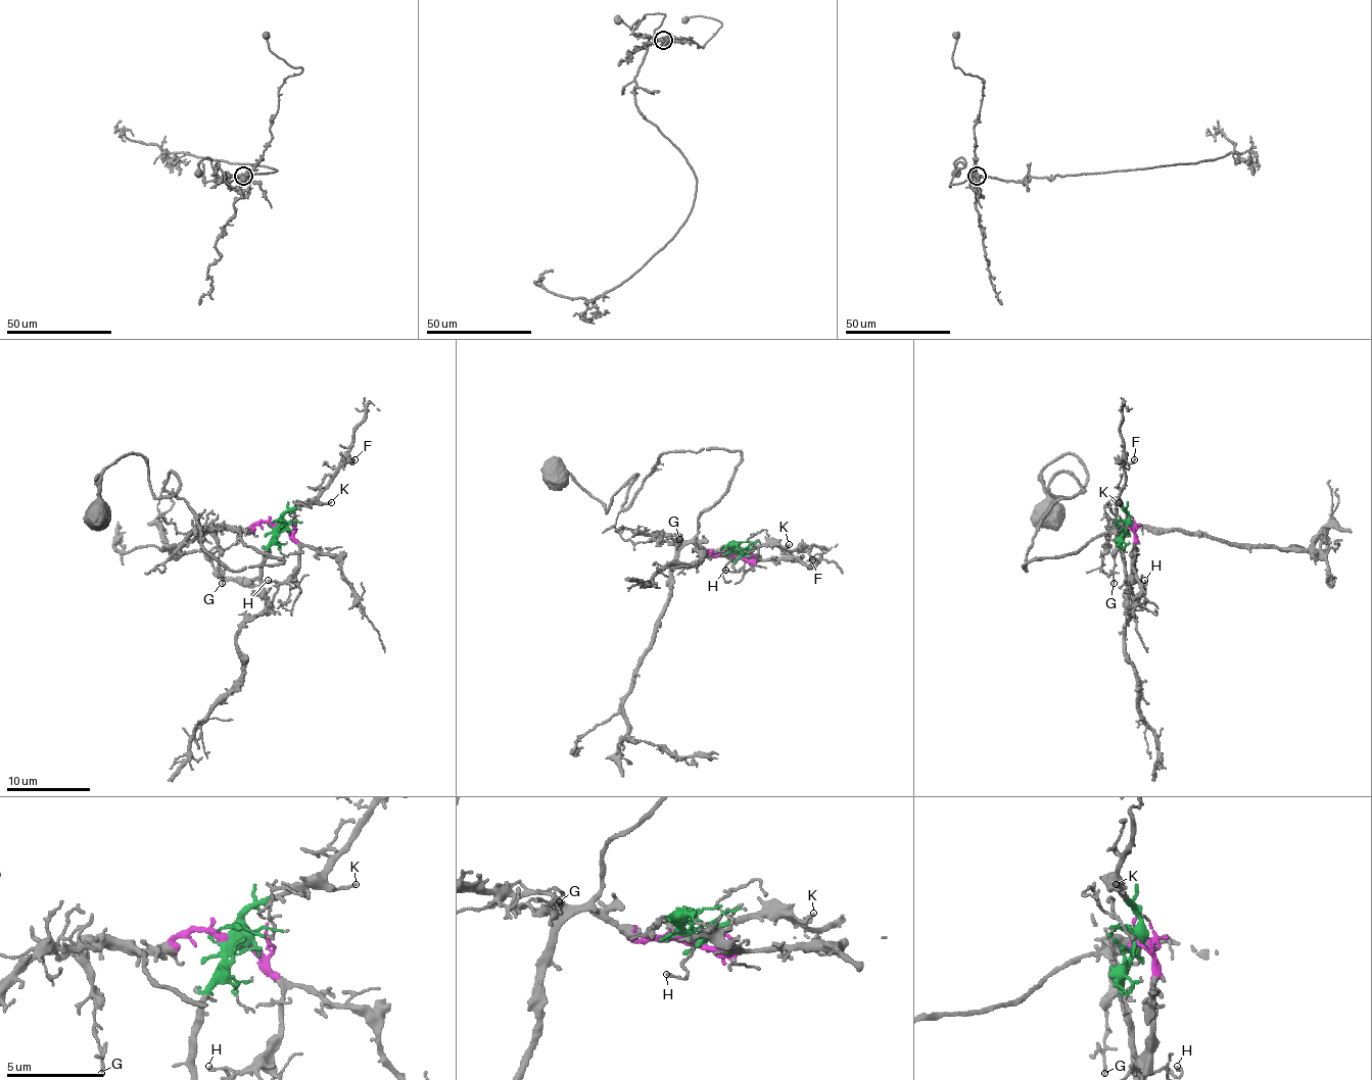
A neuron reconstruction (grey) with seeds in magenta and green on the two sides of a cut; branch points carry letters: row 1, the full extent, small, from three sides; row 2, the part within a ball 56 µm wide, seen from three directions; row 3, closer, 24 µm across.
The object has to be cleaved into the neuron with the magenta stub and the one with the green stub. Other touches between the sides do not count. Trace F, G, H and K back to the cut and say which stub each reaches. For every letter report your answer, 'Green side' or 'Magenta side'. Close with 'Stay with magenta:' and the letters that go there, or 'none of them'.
F: Green side
G: Magenta side
H: Magenta side
K: Green side
Stay with magenta: G, H

